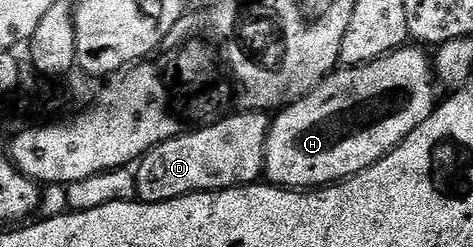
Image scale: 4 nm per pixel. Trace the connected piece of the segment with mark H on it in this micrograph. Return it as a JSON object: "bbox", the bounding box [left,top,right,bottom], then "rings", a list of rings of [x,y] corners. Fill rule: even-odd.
{"bbox":[264,45,439,189],"rings":[[[406,45],[373,63],[364,63],[362,67],[334,70],[315,90],[307,93],[307,97],[276,112],[269,124],[264,178],[275,187],[320,189],[350,179],[378,163],[383,156],[390,155],[412,131],[427,121],[427,117],[431,117],[439,103],[430,56],[420,50],[424,51],[420,46]]]}

